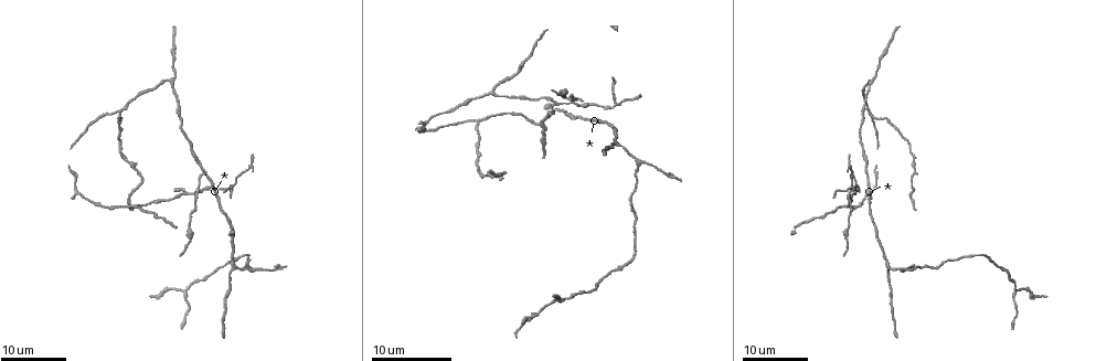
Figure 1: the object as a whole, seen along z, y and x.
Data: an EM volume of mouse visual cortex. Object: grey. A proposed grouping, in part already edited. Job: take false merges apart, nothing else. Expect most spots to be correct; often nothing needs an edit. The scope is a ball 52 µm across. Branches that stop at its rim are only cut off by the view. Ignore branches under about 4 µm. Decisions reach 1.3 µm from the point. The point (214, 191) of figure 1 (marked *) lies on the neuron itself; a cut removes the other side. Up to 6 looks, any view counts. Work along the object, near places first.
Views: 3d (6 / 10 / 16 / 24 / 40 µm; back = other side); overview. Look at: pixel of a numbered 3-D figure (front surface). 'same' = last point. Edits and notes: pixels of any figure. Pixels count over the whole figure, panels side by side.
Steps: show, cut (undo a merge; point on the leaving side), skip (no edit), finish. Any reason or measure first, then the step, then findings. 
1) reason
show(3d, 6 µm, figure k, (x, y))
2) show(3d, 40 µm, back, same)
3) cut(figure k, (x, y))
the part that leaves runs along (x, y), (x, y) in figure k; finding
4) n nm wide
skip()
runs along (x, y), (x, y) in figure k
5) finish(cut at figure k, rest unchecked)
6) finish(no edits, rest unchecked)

two arms in line, one across
show(3d, 24 µm, figure 1, (845, 207))

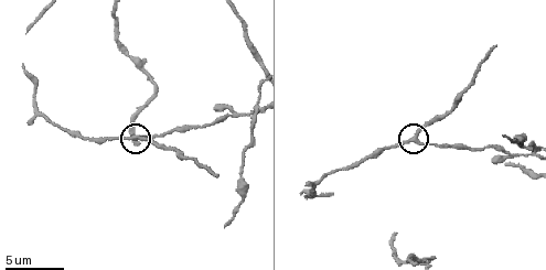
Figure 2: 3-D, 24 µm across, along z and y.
show(3d, 10 µm, figure 2, (414, 136))

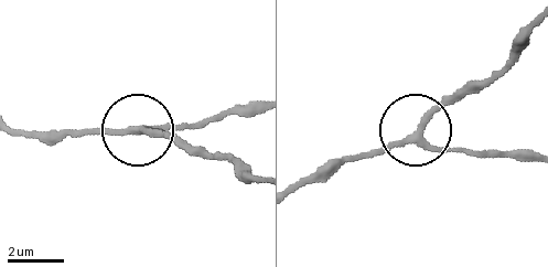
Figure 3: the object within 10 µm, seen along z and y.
3 arms
skip()
runs along (529, 158), (451, 151), (422, 137), (422, 123), (463, 83) in figure 3; continuous, no second neuron

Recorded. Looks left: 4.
four-way junction
show(3d, 6 µm, figure 2, (255, 108))

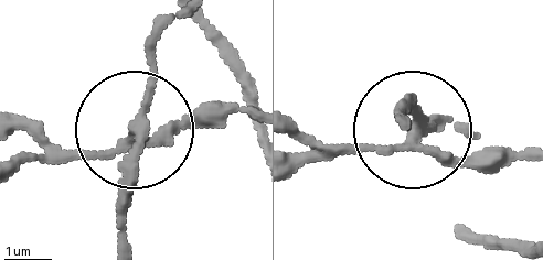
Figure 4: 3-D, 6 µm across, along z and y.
cut(figure 4, (130, 186))
the part that leaves runs along (132, 136), (121, 242) in figure 4; a second neuron is stuck on

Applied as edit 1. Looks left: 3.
show(overview)

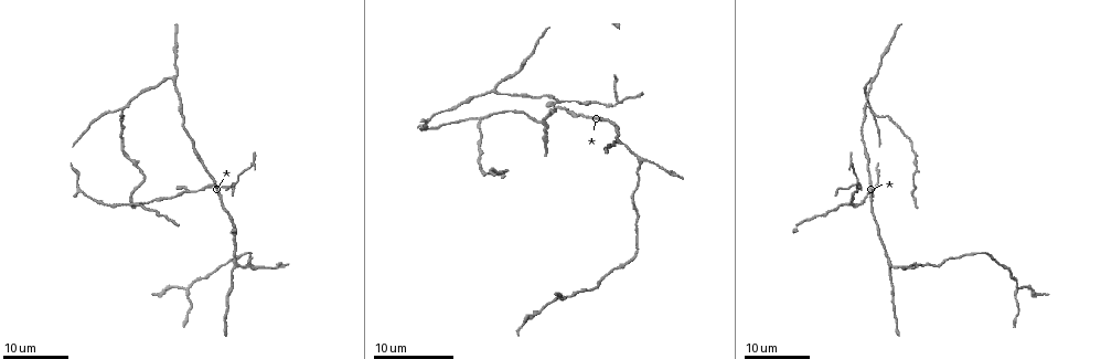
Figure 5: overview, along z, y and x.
three-way junction
show(3d, 24 µm, figure 5, (235, 183))

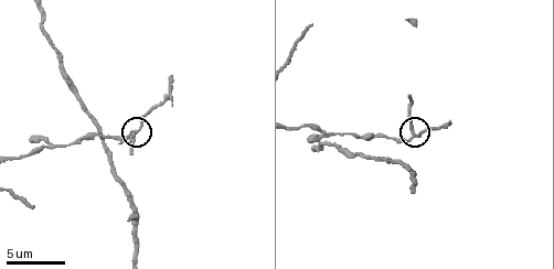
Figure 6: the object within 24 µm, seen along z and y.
show(3d, 10 µm, figure 6, (411, 132))

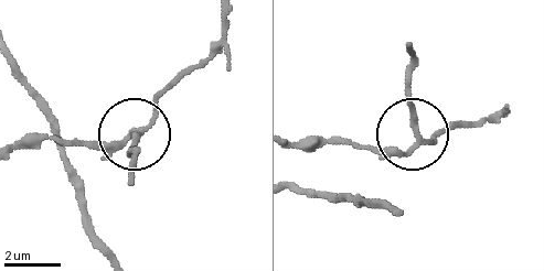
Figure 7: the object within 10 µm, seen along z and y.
skip()
one neuron here

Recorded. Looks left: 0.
finish(cut at figure 4, rest unchecked)

